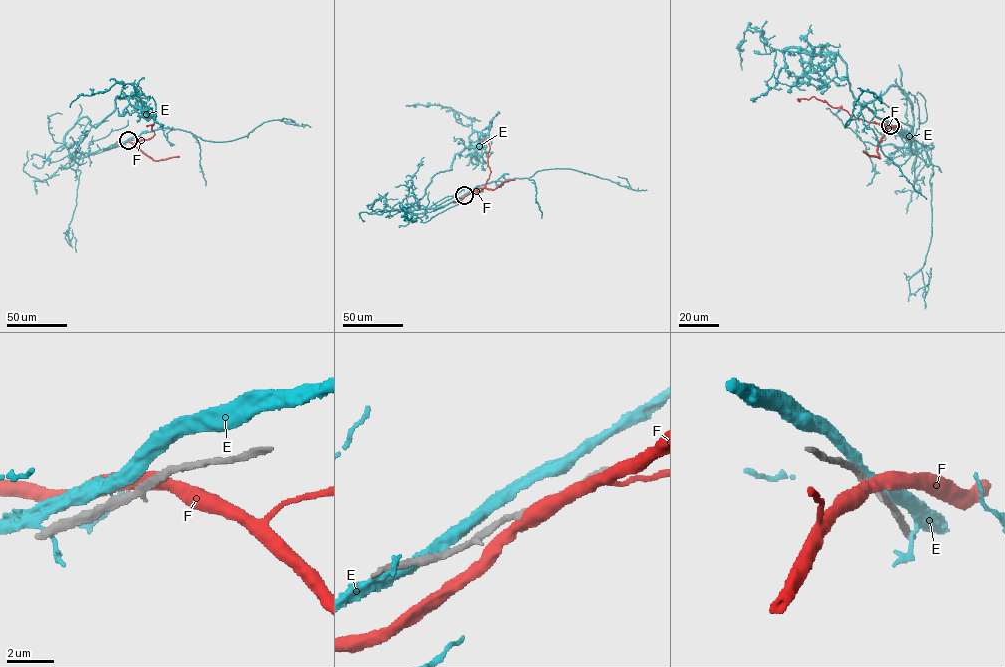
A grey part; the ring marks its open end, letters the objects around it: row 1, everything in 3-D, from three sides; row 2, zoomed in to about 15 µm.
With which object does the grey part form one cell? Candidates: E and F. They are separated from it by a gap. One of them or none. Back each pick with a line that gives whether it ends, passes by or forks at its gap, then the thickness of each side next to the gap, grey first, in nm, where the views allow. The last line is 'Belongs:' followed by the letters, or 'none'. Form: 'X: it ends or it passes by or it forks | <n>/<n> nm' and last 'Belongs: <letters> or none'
Belongs: none

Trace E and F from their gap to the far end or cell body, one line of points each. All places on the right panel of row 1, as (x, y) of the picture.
E: (889, 124), (913, 153), (902, 91), (891, 86), (861, 103), (837, 54), (773, 49), (746, 30), (741, 70)
F: (890, 125), (886, 129), (881, 123), (855, 117), (814, 96), (798, 99), (800, 101)

